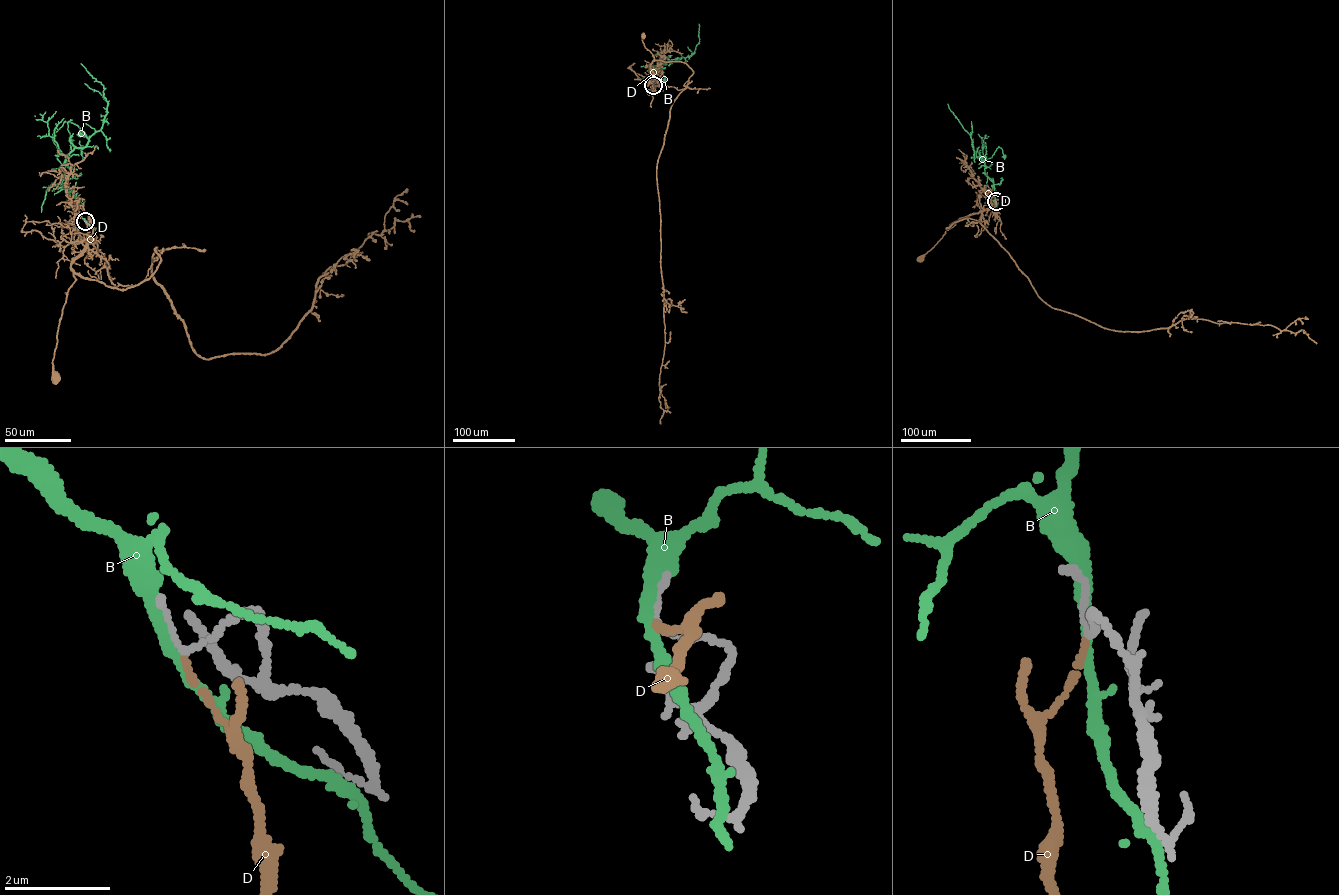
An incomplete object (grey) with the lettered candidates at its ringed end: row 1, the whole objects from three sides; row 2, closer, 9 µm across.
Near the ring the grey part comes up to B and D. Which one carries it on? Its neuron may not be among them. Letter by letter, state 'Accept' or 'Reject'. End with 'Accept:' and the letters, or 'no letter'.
B: Reject
D: Reject
Accept: no letter

